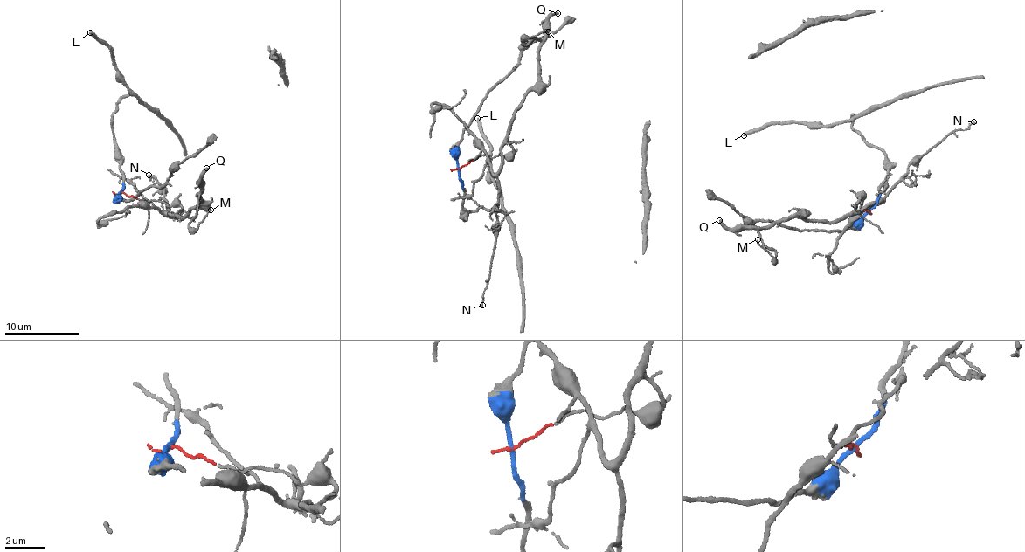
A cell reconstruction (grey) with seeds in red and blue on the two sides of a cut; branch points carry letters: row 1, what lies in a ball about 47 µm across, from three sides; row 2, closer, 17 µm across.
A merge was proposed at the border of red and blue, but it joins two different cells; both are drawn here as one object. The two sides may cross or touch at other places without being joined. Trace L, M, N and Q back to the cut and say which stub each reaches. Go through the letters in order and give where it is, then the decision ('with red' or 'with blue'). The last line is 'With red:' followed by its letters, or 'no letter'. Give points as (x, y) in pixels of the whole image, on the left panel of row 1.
L: place (90, 32); with blue
M: place (211, 210); with red
N: place (148, 175); with red
Q: place (206, 168); with red
With red: M, N, Q

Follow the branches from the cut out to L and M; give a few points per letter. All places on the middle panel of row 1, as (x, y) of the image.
L: (459, 169), (465, 195), (463, 219), (483, 207), (499, 210), (500, 188), (491, 171), (489, 141), (478, 117)
M: (459, 169), (481, 155), (514, 151), (507, 136), (536, 85), (542, 42), (537, 37), (522, 41), (549, 31)

